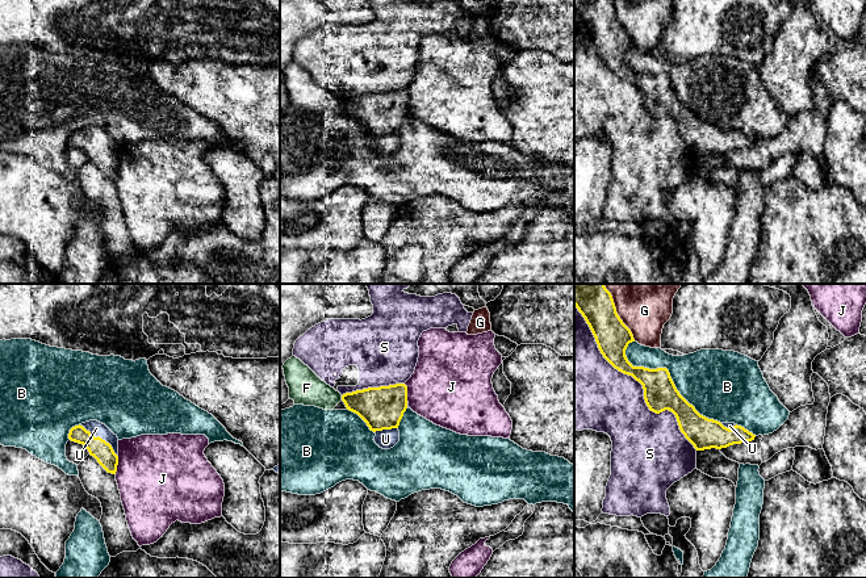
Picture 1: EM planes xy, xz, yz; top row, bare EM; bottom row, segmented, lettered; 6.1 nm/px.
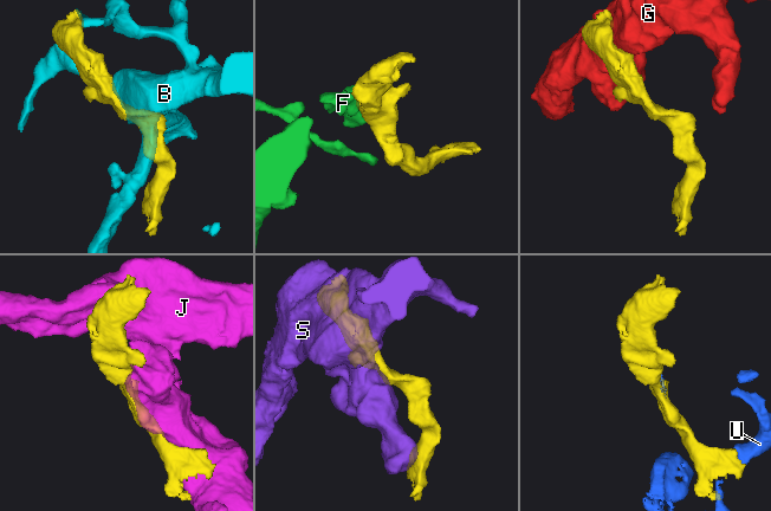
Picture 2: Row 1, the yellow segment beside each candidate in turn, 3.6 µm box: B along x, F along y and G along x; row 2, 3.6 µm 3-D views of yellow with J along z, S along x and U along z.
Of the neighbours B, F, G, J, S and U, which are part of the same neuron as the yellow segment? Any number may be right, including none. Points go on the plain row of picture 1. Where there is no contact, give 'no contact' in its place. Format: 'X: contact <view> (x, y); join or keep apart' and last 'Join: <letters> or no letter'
B: contact yz (669, 80); keep apart
F: contact xz (342, 104); keep apart
G: contact yz (619, 24); keep apart
J: contact xy (117, 170); keep apart
S: contact yz (638, 86); keep apart
U: contact xy (100, 143); join
Join: U

